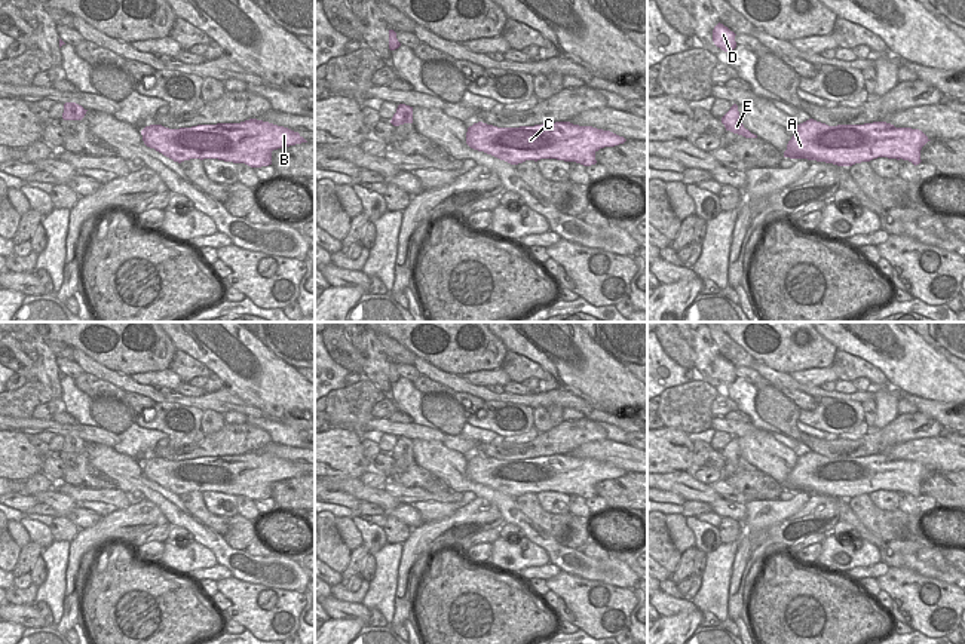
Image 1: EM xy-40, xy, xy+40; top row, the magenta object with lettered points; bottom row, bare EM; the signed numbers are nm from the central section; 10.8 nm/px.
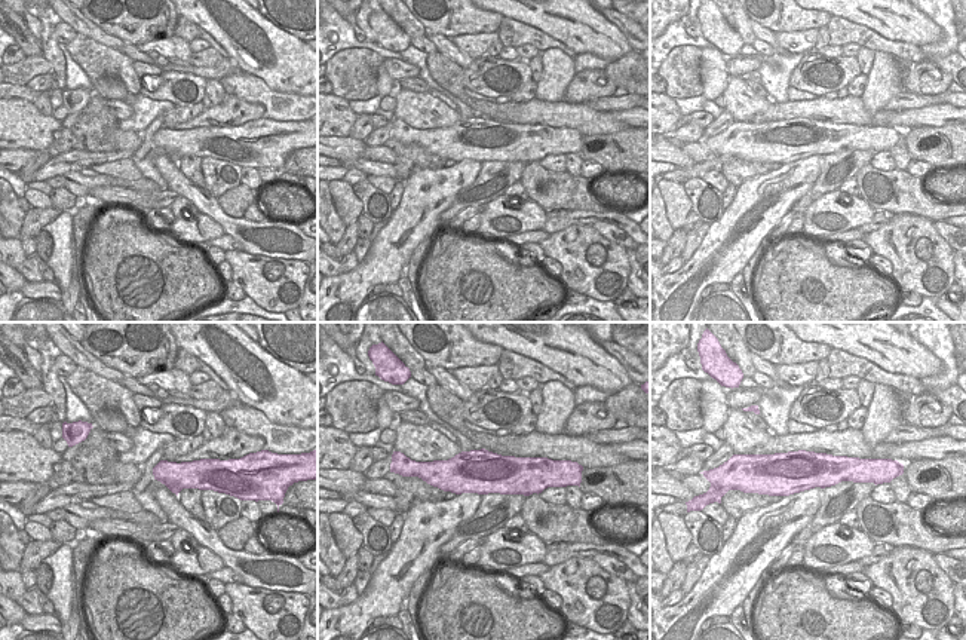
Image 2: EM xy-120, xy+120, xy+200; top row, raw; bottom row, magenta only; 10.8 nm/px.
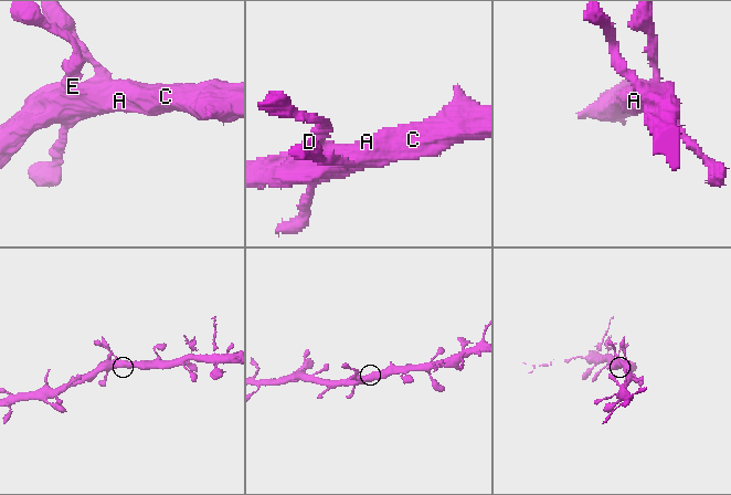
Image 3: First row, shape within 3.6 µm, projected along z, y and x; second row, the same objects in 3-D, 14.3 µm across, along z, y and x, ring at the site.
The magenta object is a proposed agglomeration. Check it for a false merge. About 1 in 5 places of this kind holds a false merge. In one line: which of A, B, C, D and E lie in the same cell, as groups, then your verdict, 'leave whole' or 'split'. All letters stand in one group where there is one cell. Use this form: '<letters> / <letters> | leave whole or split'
A B C D E | leave whole

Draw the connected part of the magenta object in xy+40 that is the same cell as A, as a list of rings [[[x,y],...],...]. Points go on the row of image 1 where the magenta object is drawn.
[[[809,119],[797,125],[784,157],[852,166],[877,157],[903,159],[919,165],[922,147],[931,141],[922,131],[895,128],[886,122],[837,125]]]

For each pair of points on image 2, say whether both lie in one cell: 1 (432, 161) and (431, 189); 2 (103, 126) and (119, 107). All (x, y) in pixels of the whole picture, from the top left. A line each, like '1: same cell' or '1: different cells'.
1: different cells
2: different cells

